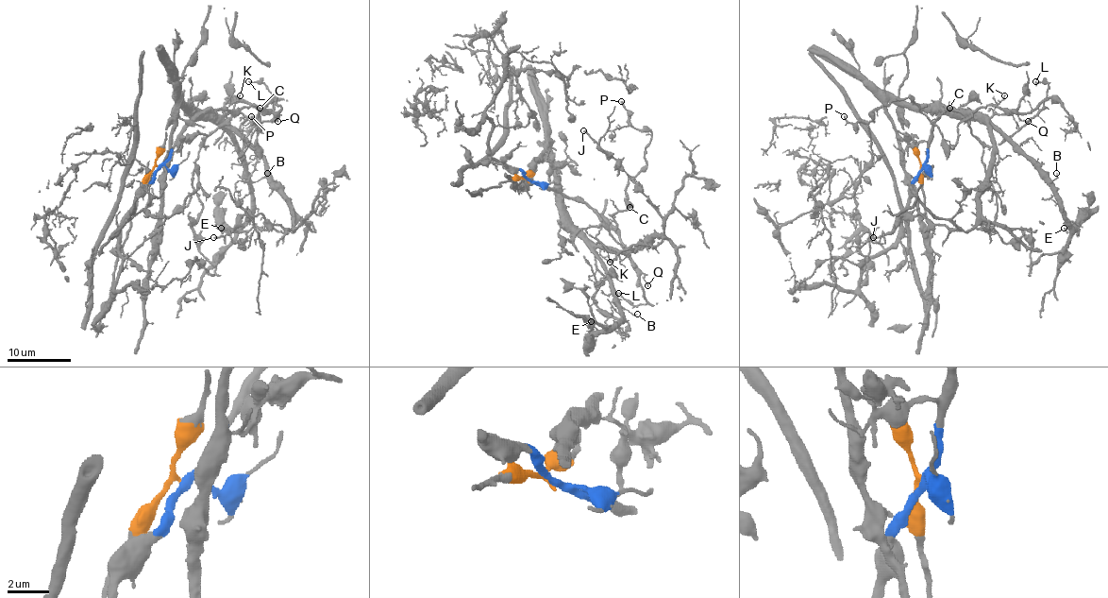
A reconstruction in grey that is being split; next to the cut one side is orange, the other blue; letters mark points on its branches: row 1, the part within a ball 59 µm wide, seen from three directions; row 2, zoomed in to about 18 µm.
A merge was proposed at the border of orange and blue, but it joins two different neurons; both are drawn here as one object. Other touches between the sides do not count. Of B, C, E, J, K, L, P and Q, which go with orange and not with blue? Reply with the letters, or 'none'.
B, E, J, K

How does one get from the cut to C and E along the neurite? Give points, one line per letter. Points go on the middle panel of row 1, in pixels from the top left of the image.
C: (529, 180), (583, 201), (613, 228), (611, 215), (627, 209), (625, 190), (629, 207)
E: (528, 180), (537, 161), (546, 161), (562, 216), (601, 264), (620, 317), (606, 331), (597, 331), (592, 321)

